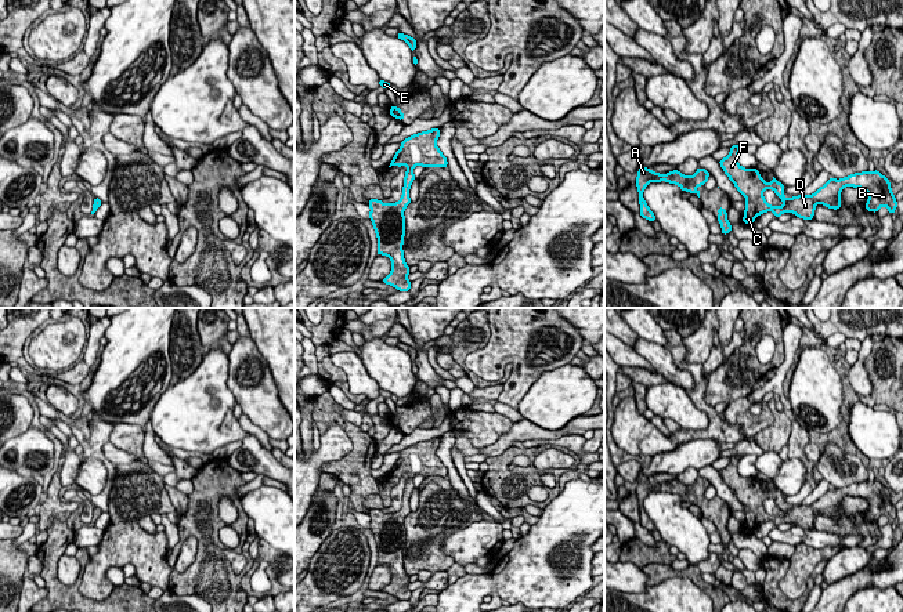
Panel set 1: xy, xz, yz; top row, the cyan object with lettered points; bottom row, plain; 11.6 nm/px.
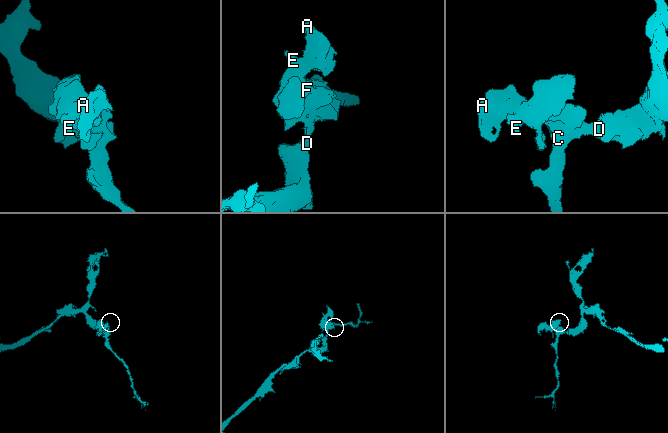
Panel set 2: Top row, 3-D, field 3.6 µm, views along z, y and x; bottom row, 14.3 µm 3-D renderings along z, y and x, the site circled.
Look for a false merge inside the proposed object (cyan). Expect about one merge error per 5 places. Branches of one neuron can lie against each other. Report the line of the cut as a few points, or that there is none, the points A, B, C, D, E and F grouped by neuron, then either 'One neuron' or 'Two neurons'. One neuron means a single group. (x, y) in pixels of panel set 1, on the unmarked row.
No split. Groups: A B C D E F. One neuron

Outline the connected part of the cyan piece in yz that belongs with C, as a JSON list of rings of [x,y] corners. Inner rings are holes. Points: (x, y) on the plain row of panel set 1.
[[[732,455],[730,463],[719,470],[725,484],[736,495],[738,501],[747,507],[745,521],[743,532],[752,533],[754,529],[766,521],[773,521],[779,528],[783,522],[794,522],[797,526],[803,529],[813,529],[814,518],[817,513],[821,513],[830,518],[841,517],[841,500],[845,496],[862,497],[868,503],[868,510],[866,518],[868,521],[877,522],[881,515],[885,515],[889,524],[893,524],[897,511],[891,499],[891,492],[878,479],[855,482],[849,486],[841,489],[830,488],[821,497],[819,497],[813,504],[799,504],[787,508],[784,506],[784,495],[780,493],[774,486],[767,495],[762,489],[756,478],[744,478],[738,474],[738,461],[741,456]],[[770,497],[783,510],[783,515],[770,515],[765,507],[763,500]]]

